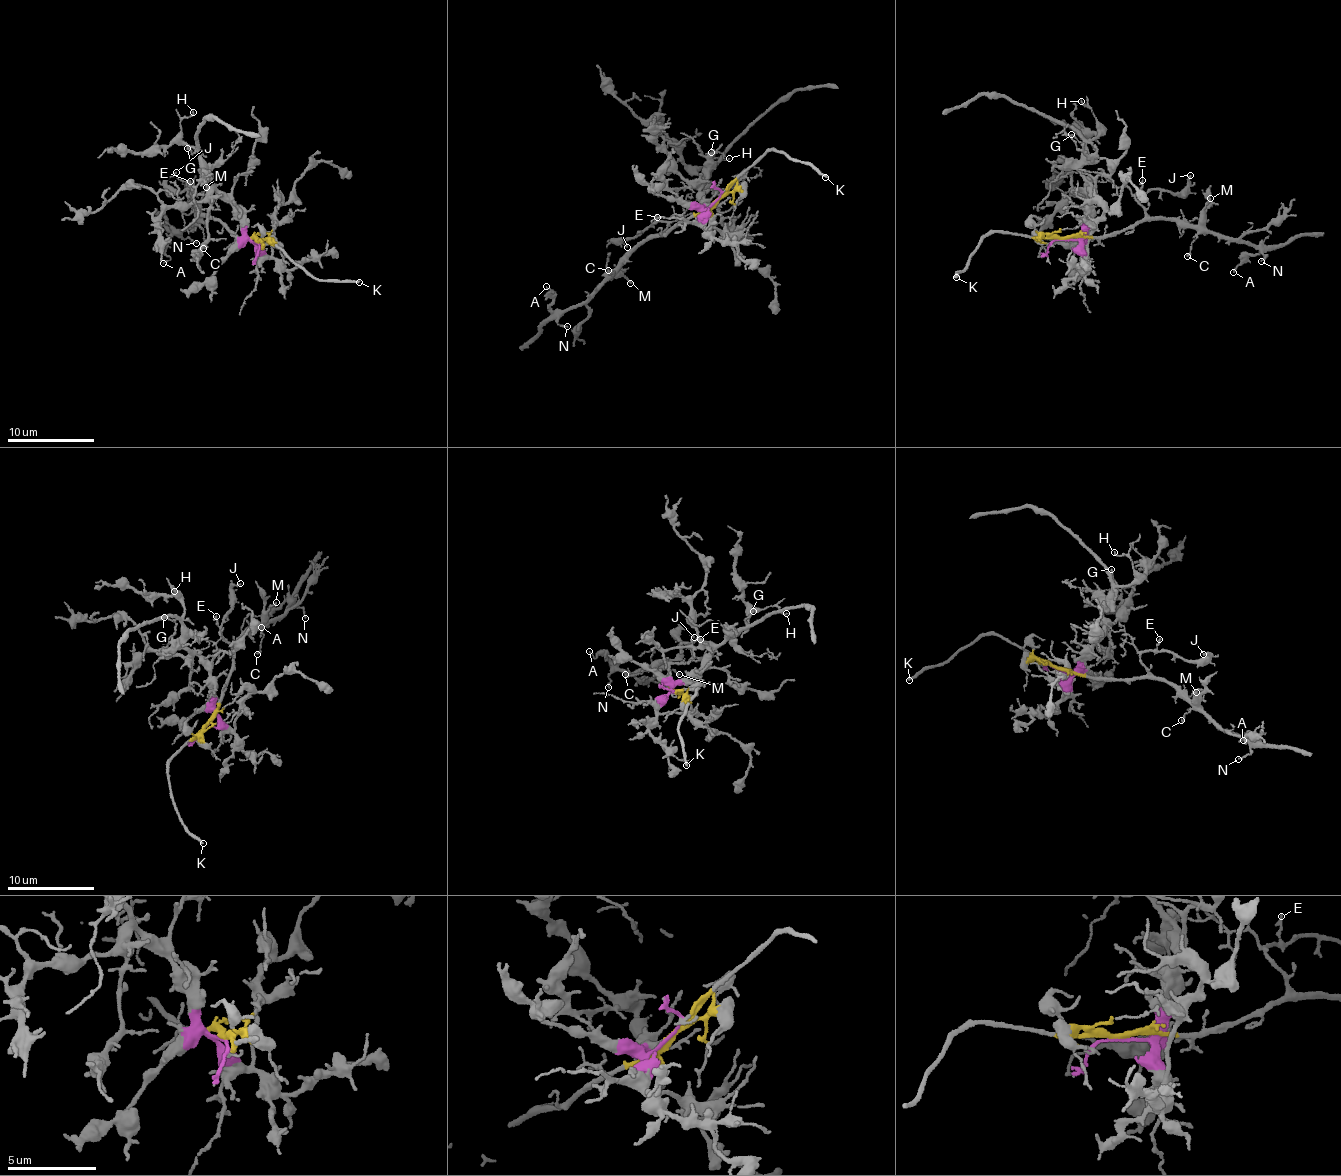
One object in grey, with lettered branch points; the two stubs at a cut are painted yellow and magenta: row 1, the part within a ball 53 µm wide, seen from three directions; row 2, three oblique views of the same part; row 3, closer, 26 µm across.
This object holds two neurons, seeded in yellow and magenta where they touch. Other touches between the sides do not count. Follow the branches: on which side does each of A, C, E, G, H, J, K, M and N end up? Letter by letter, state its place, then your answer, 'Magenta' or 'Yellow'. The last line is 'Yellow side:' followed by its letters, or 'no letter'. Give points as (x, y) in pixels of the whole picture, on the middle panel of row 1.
A: Place: (546, 286). Yellow
C: Place: (608, 270). Yellow
E: Place: (657, 217). Yellow
G: Place: (711, 152). Magenta
H: Place: (729, 158). Magenta
J: Place: (627, 247). Yellow
K: Place: (825, 177). Yellow
M: Place: (630, 283). Yellow
N: Place: (567, 326). Yellow
Yellow side: A, C, E, J, K, M, N

